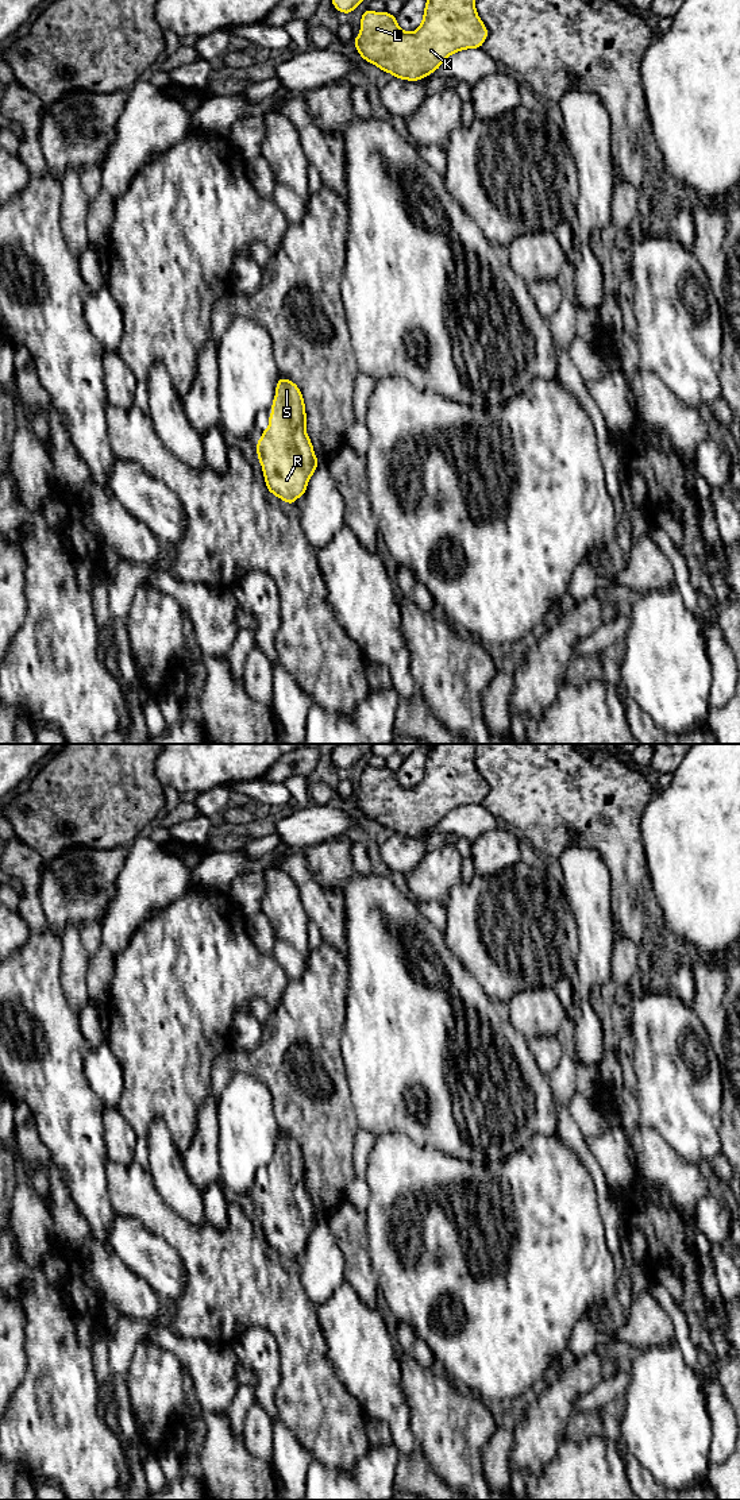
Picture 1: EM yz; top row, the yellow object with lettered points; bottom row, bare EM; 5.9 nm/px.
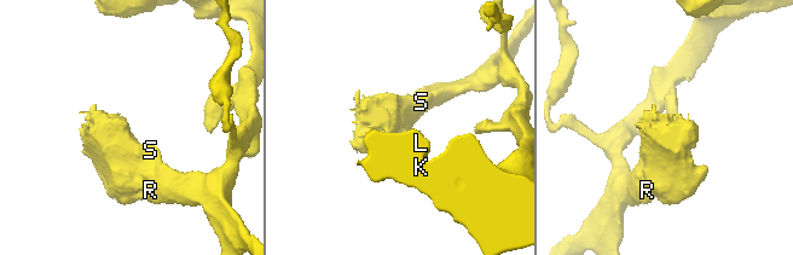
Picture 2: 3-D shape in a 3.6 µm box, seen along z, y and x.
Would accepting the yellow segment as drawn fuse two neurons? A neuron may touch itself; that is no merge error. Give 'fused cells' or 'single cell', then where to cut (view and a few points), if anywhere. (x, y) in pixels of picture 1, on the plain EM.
single cell; no cut

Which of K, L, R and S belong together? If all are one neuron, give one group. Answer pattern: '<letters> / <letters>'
K L R S

